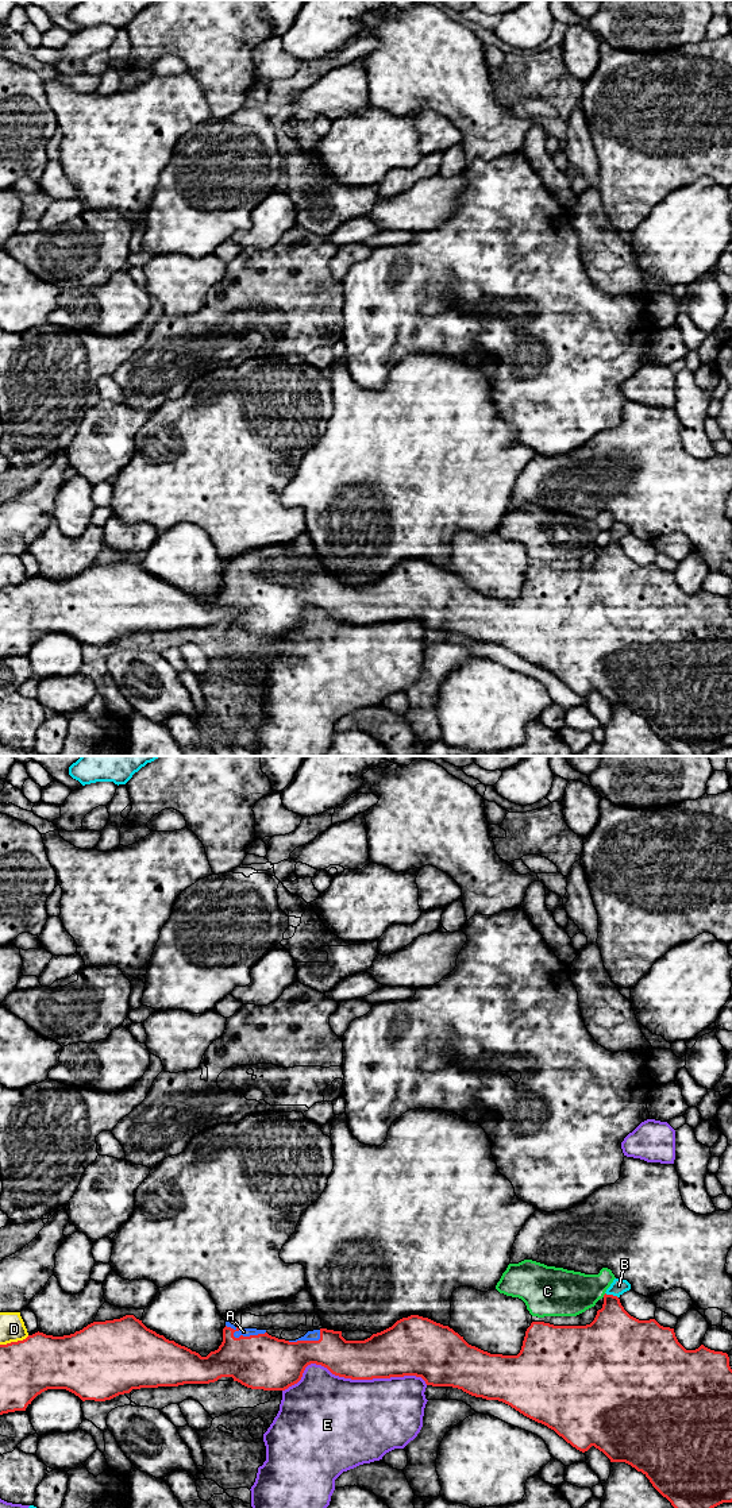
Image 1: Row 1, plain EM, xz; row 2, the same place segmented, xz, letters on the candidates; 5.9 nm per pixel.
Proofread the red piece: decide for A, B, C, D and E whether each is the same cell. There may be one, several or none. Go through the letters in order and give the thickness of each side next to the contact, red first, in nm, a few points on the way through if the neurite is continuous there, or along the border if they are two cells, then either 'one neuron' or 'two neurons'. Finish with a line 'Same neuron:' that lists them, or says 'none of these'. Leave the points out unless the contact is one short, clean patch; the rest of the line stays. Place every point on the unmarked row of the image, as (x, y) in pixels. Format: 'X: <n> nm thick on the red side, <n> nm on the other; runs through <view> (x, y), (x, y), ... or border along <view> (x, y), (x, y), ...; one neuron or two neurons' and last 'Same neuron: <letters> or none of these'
A: 320 nm thick on the red side, 50 nm on the other; one neuron
B: 320 nm thick on the red side, 90 nm on the other; two neurons
C: 300 nm thick on the red side, 280 nm on the other; two neurons
D: 340 nm thick on the red side, 150 nm on the other; two neurons
E: 280 nm thick on the red side, 500 nm on the other; two neurons
Same neuron: A

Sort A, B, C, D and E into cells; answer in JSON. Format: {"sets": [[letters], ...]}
{"sets": [["A"], ["B"], ["C"], ["D"], ["E"]]}

